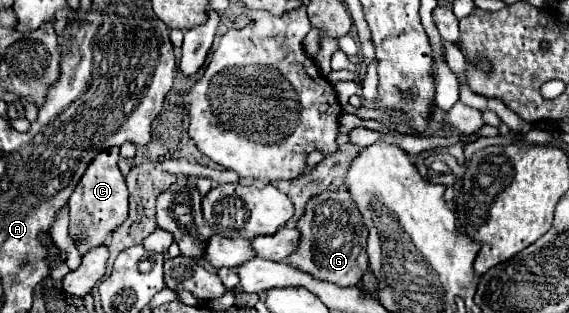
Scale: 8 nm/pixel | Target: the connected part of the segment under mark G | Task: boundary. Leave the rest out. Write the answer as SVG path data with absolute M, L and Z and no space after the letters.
M347 190L323 192L307 204L305 216L297 224L303 240L299 248L285 260L303 272L311 272L311 276L319 280L327 280L339 286L357 286L361 284L367 268L367 228L363 218L347 194Z

